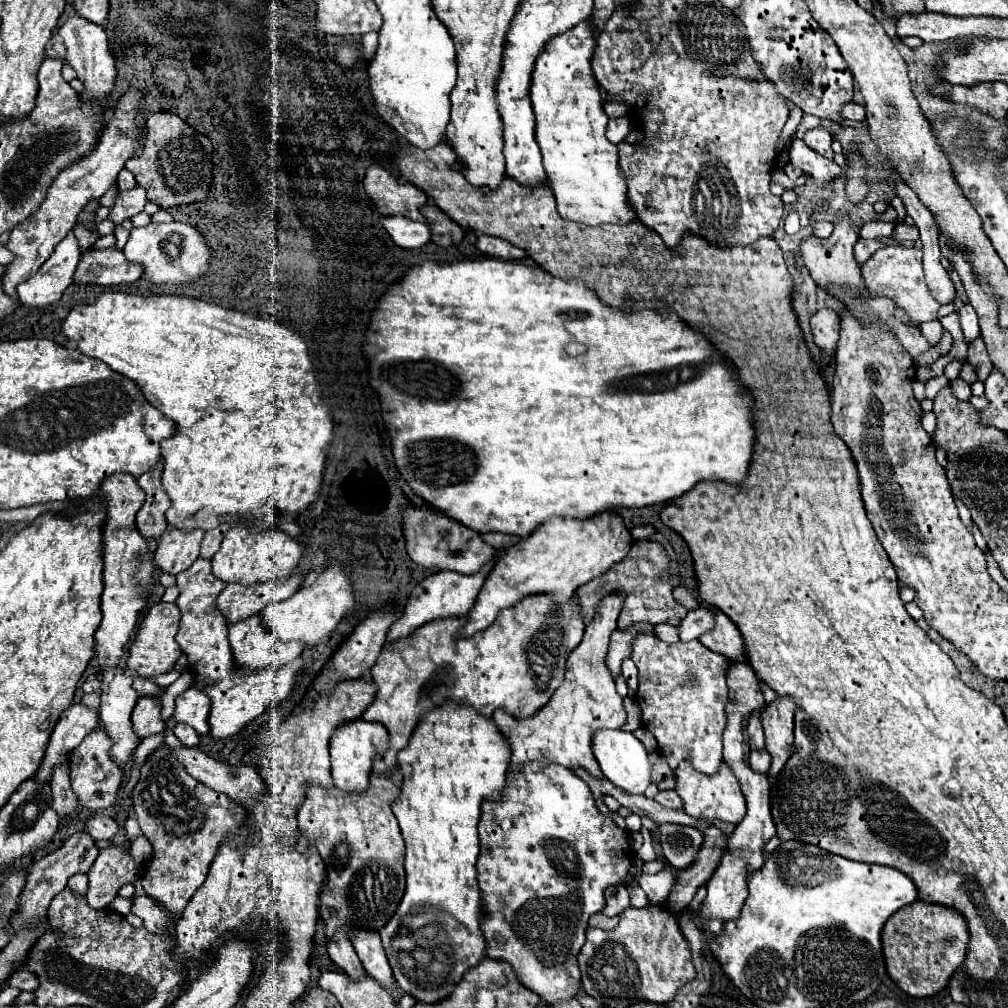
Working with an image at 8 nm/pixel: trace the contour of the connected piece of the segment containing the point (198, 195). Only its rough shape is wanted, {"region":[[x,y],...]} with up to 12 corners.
{"region":[[149,112],[145,150],[127,160],[163,210],[205,200],[211,140]]}

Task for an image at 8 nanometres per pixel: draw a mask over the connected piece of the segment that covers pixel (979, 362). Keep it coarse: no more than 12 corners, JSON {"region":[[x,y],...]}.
{"region":[[983,338],[969,344],[967,362],[971,362],[985,380],[993,370],[991,356]]}

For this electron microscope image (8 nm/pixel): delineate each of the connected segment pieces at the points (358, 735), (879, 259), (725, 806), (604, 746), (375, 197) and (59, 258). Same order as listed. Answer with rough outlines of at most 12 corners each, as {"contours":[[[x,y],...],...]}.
{"contours":[[[379,722],[331,738],[331,776],[343,792],[369,788],[373,758],[389,750]],[[885,246],[861,266],[869,290],[889,294],[917,322],[937,318],[921,250]],[[727,762],[719,772],[675,770],[675,792],[689,816],[739,824],[739,780]],[[599,730],[593,752],[605,778],[629,794],[653,784],[645,746]],[[381,166],[365,174],[367,196],[383,216],[427,222],[427,194]],[[69,232],[17,286],[19,302],[43,308],[71,284],[79,246]]]}

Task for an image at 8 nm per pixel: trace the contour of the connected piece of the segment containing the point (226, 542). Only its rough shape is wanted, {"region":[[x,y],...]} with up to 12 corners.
{"region":[[279,526],[225,534],[211,558],[225,582],[291,576],[303,542]]}

